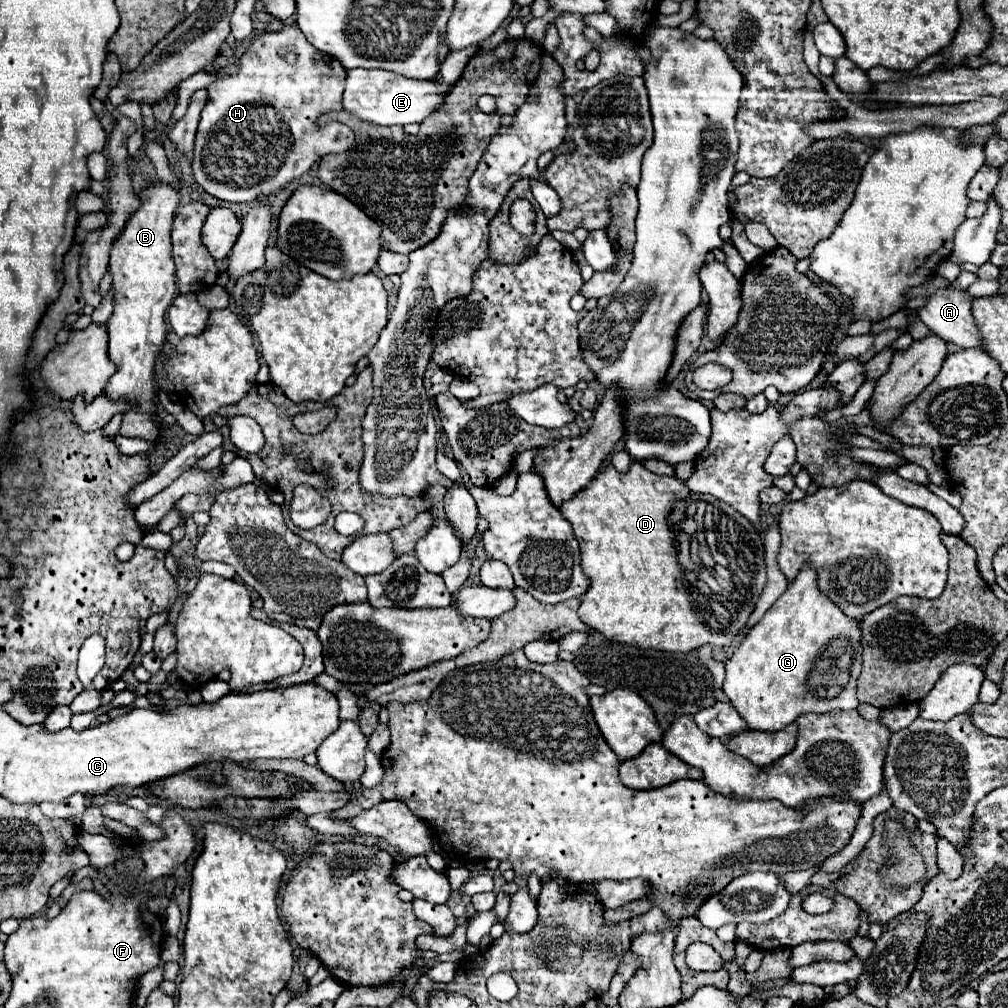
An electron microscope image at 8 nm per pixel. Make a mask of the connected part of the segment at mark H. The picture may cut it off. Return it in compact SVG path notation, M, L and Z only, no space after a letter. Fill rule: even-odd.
M296 25L260 33L240 57L240 71L232 77L218 79L208 87L208 103L202 111L194 143L192 173L196 183L216 199L250 203L260 197L276 195L290 181L302 177L324 155L352 149L355 135L348 132L347 126L331 123L320 128L314 125L318 115L342 109L344 81L344 67L334 57L308 43Z

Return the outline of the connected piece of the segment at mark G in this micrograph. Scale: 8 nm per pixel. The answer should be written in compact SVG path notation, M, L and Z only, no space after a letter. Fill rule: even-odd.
M806 563L806 567L802 567L802 571L796 575L796 579L788 583L786 591L780 595L780 599L766 611L766 615L754 627L750 627L744 641L736 647L734 655L726 661L726 679L724 679L722 689L730 697L730 703L736 707L736 711L746 719L750 729L780 731L786 725L794 723L804 713L830 713L834 709L856 709L858 707L856 679L860 677L860 671L862 671L862 629L860 629L860 621L850 619L836 603L830 603L830 599L826 599L826 595L822 595L822 591L818 591L818 575L816 575L814 567L810 567L810 563Z

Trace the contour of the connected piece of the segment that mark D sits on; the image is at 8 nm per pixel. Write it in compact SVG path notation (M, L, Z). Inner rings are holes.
M634 461L626 473L616 471L614 465L606 465L598 471L588 487L584 487L572 499L560 505L562 515L574 527L574 535L580 543L582 571L590 579L590 587L582 595L582 605L578 609L580 619L588 627L604 633L612 641L660 651L686 653L706 643L718 647L732 645L738 631L746 625L750 613L754 611L754 605L762 595L766 583L762 537L738 511L722 503L720 513L726 517L728 543L734 549L734 557L730 559L728 569L736 575L732 575L730 579L698 577L696 571L684 569L680 565L676 533L668 525L674 503L686 499L688 495L690 489L680 479L654 475L642 463Z

